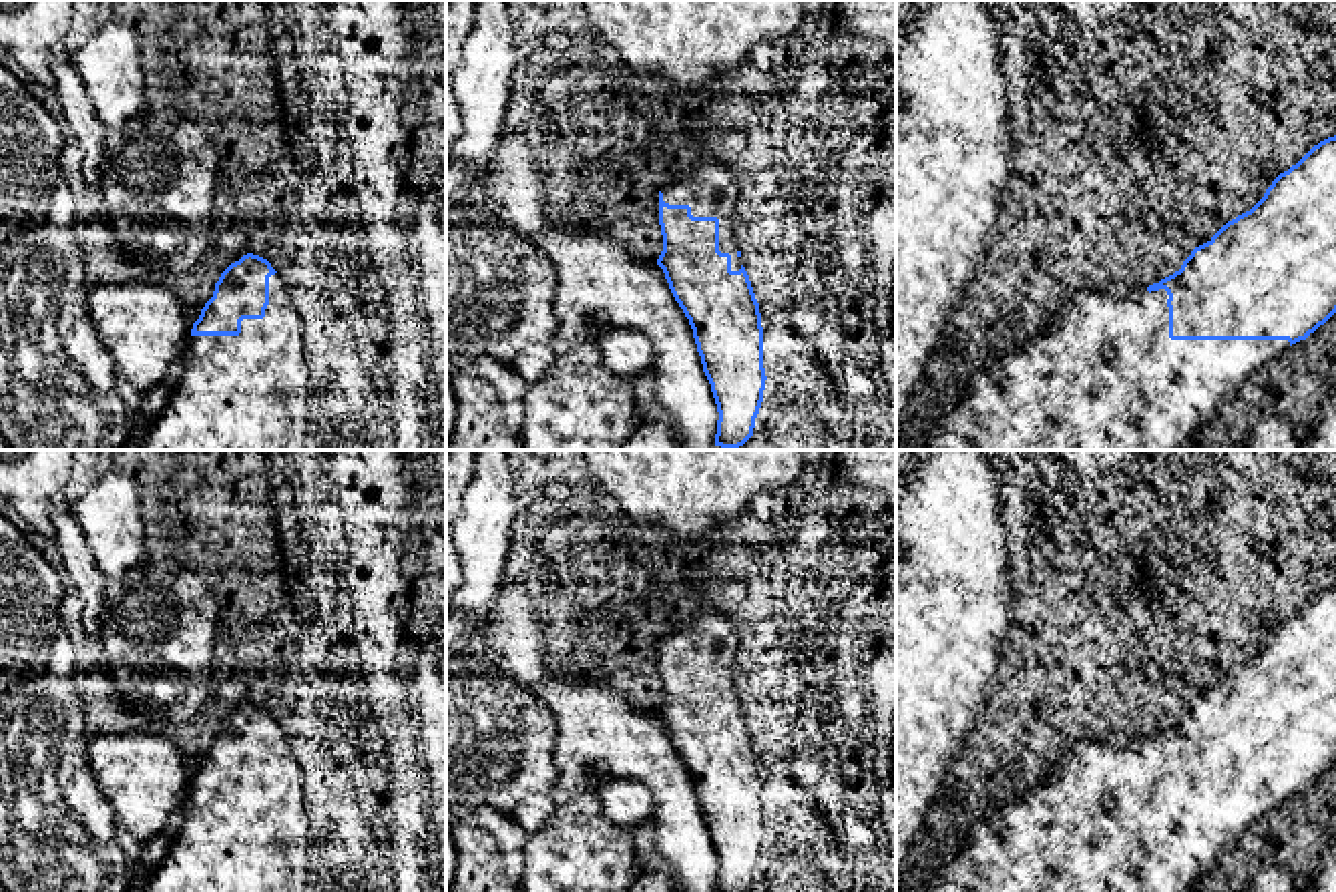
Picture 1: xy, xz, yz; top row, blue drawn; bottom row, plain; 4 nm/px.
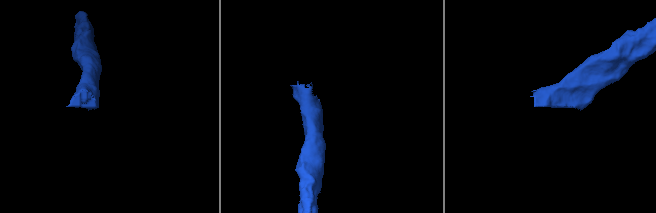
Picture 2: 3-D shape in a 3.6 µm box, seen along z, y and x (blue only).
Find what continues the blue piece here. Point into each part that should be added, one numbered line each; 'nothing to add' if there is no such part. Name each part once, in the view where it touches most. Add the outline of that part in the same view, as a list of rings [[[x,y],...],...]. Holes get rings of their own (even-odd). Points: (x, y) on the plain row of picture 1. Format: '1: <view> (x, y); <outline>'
1: yz (1103, 820); [[[1145,735],[1129,745],[1109,745],[1089,737],[1077,741],[1051,763],[1047,777],[1025,794],[990,810],[982,820],[974,820],[964,836],[958,852],[946,856],[940,870],[928,882],[926,892],[1187,892],[1221,854],[1232,848],[1238,836],[1272,808],[1290,798],[1288,790],[1171,790],[1167,741],[1147,741]]]

